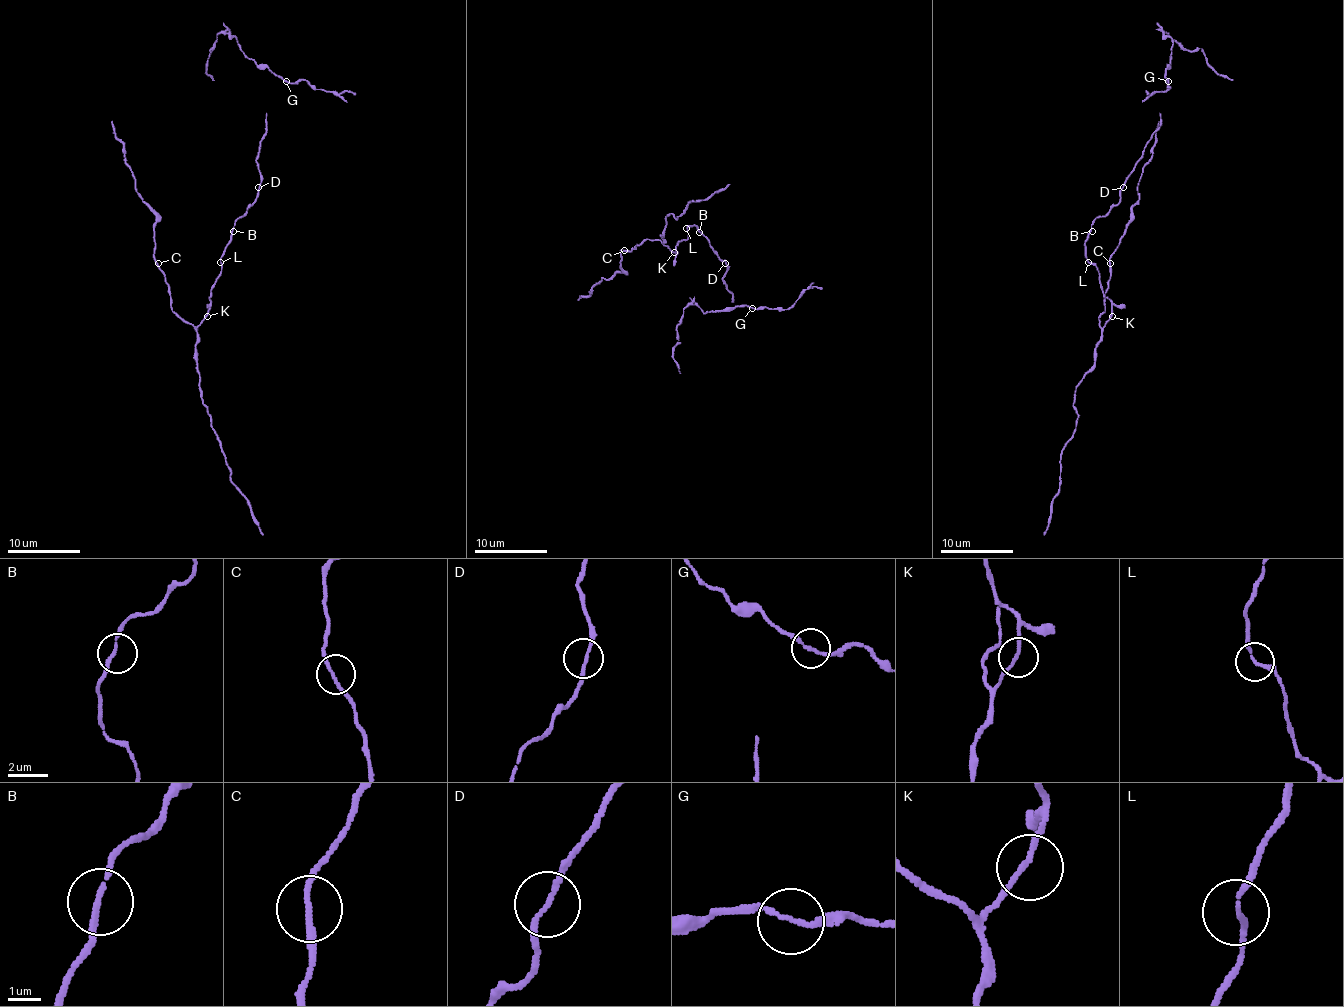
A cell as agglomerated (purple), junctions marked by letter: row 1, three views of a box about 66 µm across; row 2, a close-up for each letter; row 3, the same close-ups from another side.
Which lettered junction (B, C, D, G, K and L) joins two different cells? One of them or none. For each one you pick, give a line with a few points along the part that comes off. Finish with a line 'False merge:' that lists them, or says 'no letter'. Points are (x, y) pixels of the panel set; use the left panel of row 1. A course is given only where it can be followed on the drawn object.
G: Course of the part to remove: (285, 81), (262, 69), (243, 52), (233, 36), (222, 32), (209, 52), (207, 72), (214, 79)
False merge: G

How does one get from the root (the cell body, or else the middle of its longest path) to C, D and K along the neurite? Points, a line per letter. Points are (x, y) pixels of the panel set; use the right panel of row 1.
C: (1090, 234), (1084, 256), (1097, 269), (1101, 289), (1112, 304), (1112, 316), (1102, 327), (1099, 314), (1110, 263)
D: (1090, 234), (1092, 223), (1119, 202), (1123, 187)
K: (1090, 234), (1084, 243), (1084, 256), (1099, 273), (1101, 289), (1112, 304), (1112, 316)

